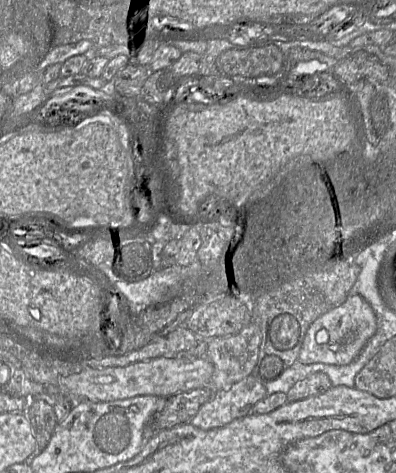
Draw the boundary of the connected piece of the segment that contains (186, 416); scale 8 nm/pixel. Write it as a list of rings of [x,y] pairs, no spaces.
[[[202,387],[166,398],[165,405],[148,418],[146,425],[156,433],[182,423],[189,423],[200,407],[211,399],[213,393],[211,387]]]

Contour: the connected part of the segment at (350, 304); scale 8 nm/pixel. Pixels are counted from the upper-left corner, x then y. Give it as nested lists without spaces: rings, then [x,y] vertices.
[[[350,291],[342,304],[324,313],[309,326],[298,360],[303,364],[349,364],[358,356],[375,332],[376,316],[372,307],[359,294]]]

